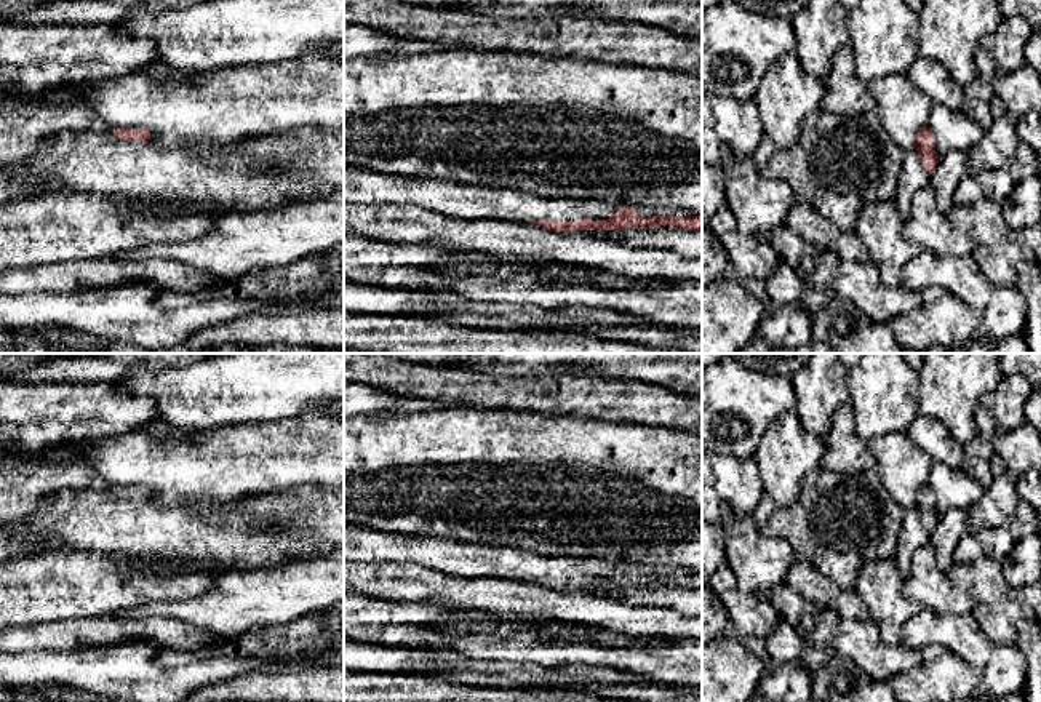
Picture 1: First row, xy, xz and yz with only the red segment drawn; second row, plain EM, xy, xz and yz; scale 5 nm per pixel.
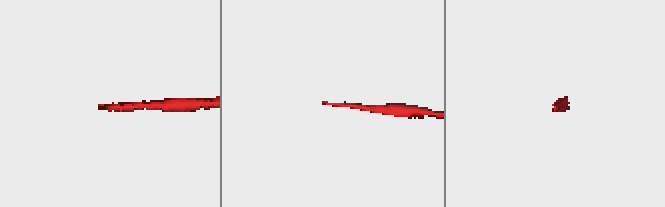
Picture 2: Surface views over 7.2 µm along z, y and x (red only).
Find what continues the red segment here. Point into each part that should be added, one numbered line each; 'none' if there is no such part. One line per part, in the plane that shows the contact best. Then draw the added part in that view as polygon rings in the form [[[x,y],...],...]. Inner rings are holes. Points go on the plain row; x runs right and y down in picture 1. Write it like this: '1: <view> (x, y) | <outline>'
1: xz (362, 544) | [[[344,525],[344,560],[345,560],[345,561],[358,561],[358,563],[369,563],[369,561],[400,561],[400,563],[414,563],[414,564],[425,564],[425,566],[429,566],[429,568],[433,568],[433,569],[437,569],[437,571],[441,571],[441,572],[448,572],[448,574],[451,574],[451,576],[459,576],[459,577],[499,577],[499,579],[520,579],[520,580],[526,580],[526,582],[529,582],[529,580],[536,580],[536,579],[560,579],[560,580],[566,580],[566,579],[577,579],[577,577],[593,577],[593,579],[603,579],[603,577],[608,577],[608,576],[609,576],[609,574],[611,574],[611,572],[614,572],[614,571],[616,571],[616,569],[617,569],[617,568],[620,568],[620,566],[624,566],[624,564],[630,564],[630,566],[632,566],[632,568],[633,568],[633,569],[635,569],[635,571],[636,571],[636,572],[638,572],[638,574],[646,574],[646,576],[652,576],[652,574],[676,574],[676,576],[678,576],[678,574],[680,574],[680,576],[683,576],[683,574],[702,574],[702,572],[688,572],[688,571],[684,571],[684,569],[681,569],[681,568],[680,568],[680,566],[675,566],[675,568],[673,568],[673,569],[659,569],[659,568],[657,568],[657,566],[654,566],[654,564],[632,564],[632,563],[628,563],[628,561],[624,561],[624,560],[606,560],[606,558],[588,558],[588,556],[550,556],[550,555],[537,555],[537,553],[534,553],[534,552],[521,552],[521,550],[517,550],[517,548],[497,548],[497,547],[485,547],[485,545],[477,545],[477,544],[467,544],[467,542],[456,542],[456,540],[449,540],[449,539],[440,539],[440,537],[433,537],[433,536],[405,536],[405,534],[401,534],[401,532],[379,532],[379,531],[376,531],[376,529],[371,529],[371,528],[366,528],[366,526],[357,526],[357,525]]]

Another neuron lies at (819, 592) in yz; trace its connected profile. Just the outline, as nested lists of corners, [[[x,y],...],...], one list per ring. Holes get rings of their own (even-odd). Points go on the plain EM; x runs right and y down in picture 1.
[[[804,558],[793,560],[784,584],[796,590],[812,608],[835,608],[843,619],[870,619],[867,606],[854,588],[840,588]]]

